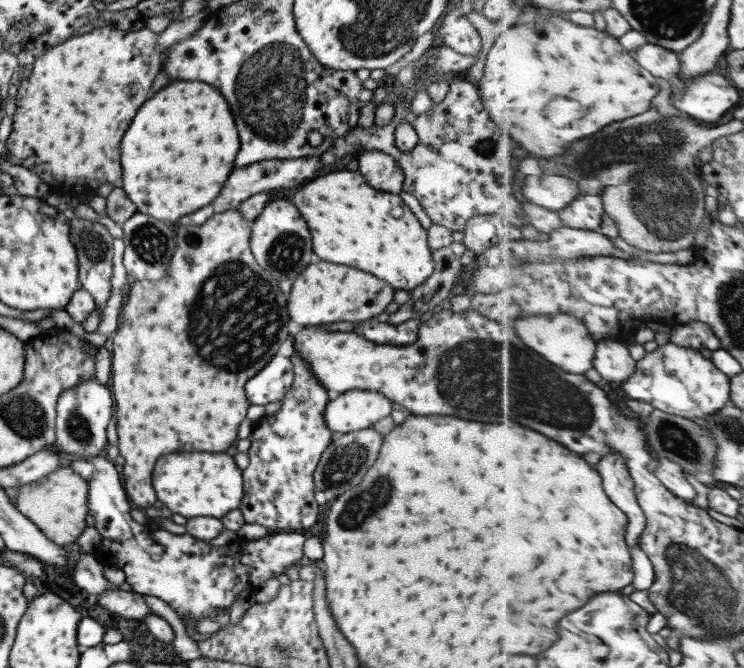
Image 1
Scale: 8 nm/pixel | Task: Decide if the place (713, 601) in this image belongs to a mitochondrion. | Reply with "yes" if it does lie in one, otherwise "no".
yes

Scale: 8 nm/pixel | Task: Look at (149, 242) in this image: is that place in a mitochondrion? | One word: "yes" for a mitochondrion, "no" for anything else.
yes

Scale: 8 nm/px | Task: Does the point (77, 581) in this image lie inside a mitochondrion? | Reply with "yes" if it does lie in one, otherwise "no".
no

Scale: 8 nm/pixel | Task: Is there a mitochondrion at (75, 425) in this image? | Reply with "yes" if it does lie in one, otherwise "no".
yes

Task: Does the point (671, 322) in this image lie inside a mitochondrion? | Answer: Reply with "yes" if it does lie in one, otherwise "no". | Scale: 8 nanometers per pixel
no

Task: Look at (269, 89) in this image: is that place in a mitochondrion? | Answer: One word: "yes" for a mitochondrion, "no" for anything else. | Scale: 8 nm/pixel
yes

